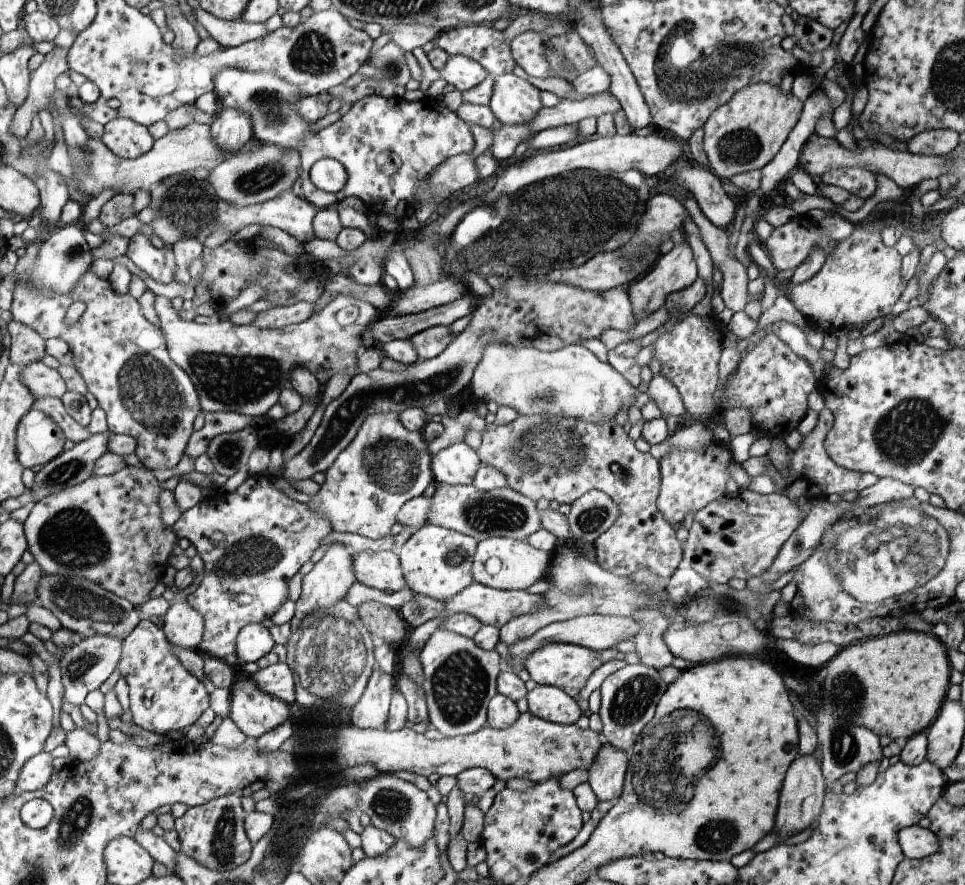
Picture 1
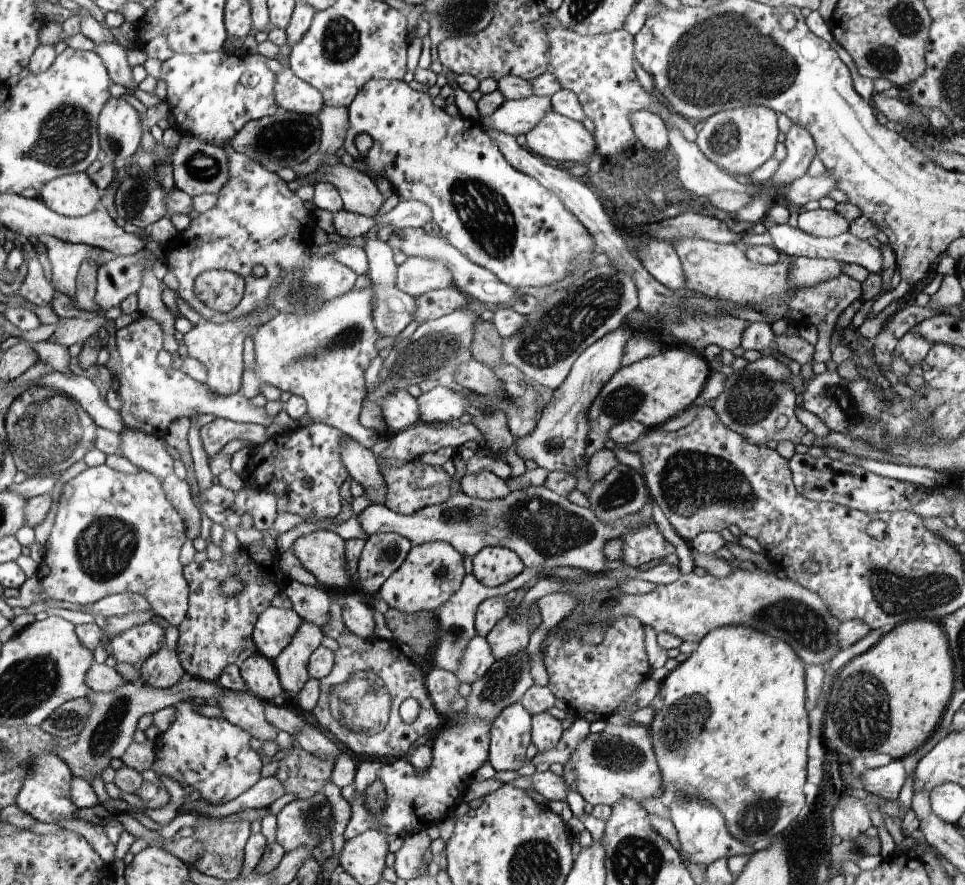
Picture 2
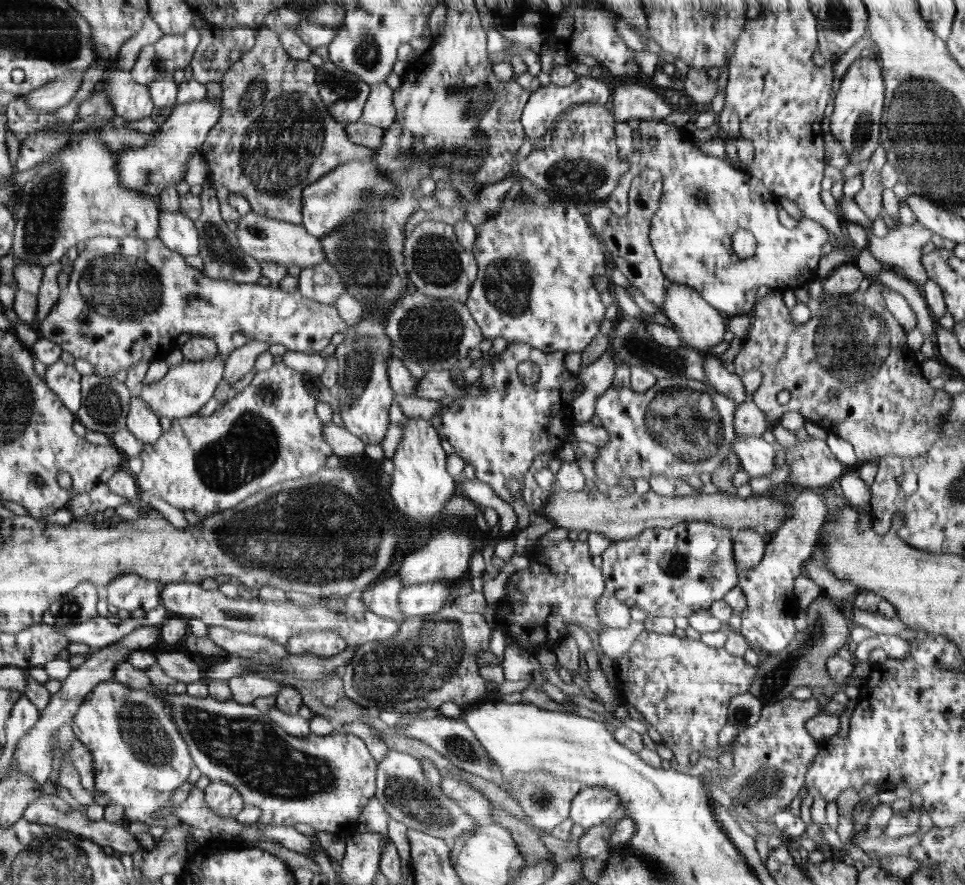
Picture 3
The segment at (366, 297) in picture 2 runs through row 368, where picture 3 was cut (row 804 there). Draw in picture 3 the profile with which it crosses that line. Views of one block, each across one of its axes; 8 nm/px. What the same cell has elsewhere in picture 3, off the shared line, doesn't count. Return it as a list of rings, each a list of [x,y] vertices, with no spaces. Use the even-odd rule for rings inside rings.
[[[128,662],[116,668],[113,680],[126,685],[130,690],[148,690],[166,700],[168,708],[173,711],[176,726],[191,750],[191,758],[202,775],[211,781],[227,782],[242,795],[244,803],[260,808],[262,815],[259,820],[254,825],[244,826],[243,833],[239,836],[245,845],[254,846],[264,839],[261,828],[265,824],[294,826],[302,822],[313,826],[317,833],[334,831],[338,826],[356,823],[362,808],[377,791],[379,764],[359,736],[339,733],[336,728],[325,736],[318,736],[312,732],[306,738],[292,736],[272,721],[269,714],[260,712],[253,705],[242,705],[233,699],[218,702],[211,697],[194,698],[187,693],[168,694],[157,690],[146,676],[146,672],[137,670]]]

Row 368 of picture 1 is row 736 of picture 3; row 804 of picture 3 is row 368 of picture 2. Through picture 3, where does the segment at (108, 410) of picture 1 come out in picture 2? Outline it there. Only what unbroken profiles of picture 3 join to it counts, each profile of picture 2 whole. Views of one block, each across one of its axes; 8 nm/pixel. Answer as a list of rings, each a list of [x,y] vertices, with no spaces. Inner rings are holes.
[[[140,314],[139,318],[114,332],[116,338],[116,348],[120,355],[120,374],[114,375],[115,389],[122,398],[122,406],[117,410],[123,418],[124,424],[128,429],[136,429],[143,433],[164,438],[168,425],[177,418],[192,417],[202,413],[212,413],[216,417],[222,417],[239,423],[258,423],[263,427],[268,427],[274,422],[276,416],[269,415],[265,407],[253,405],[244,393],[229,392],[218,394],[213,391],[206,383],[198,382],[188,376],[180,369],[172,367],[164,368],[156,361],[156,356],[164,348],[165,334],[164,326],[156,322],[152,317]]]

